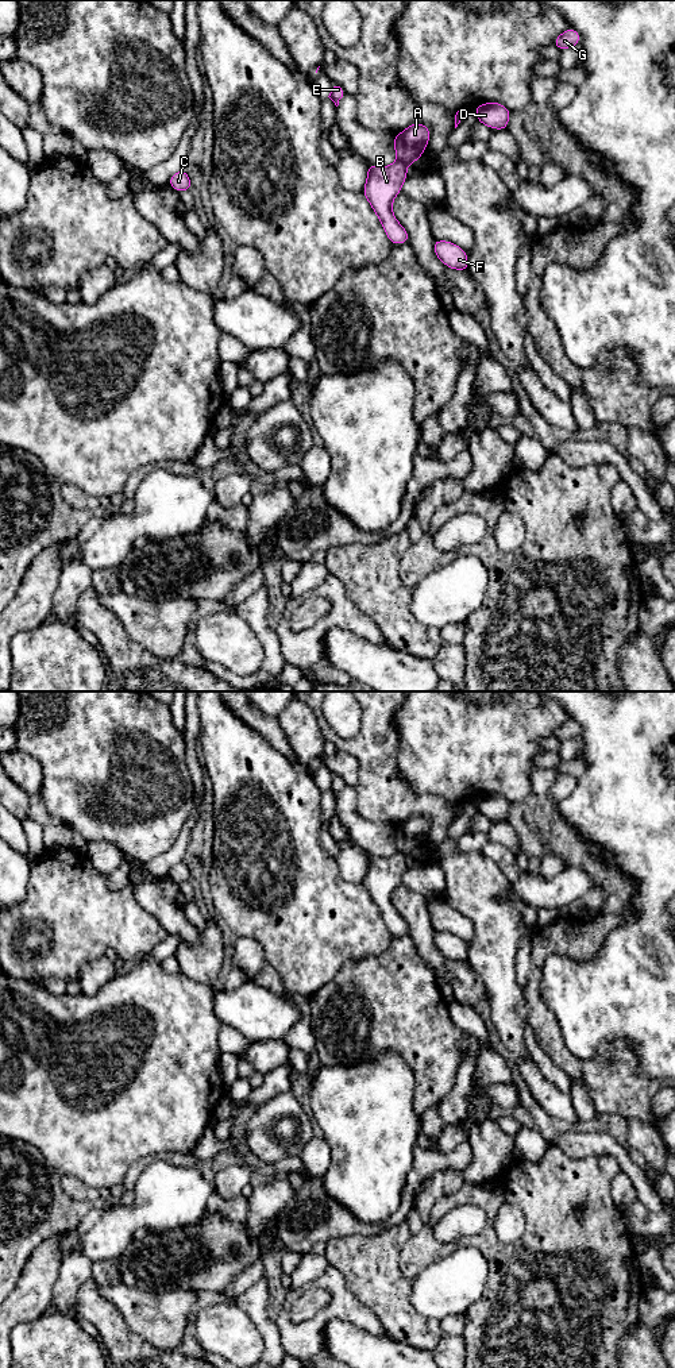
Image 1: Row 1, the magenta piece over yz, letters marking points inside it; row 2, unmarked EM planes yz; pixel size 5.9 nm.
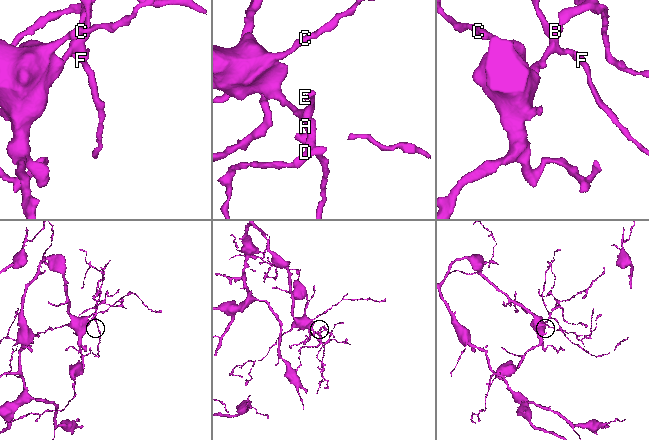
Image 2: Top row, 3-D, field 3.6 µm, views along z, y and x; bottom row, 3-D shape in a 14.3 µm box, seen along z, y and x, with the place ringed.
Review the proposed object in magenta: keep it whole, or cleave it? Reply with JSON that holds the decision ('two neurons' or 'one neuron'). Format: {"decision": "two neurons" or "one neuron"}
{"decision": "two neurons"}

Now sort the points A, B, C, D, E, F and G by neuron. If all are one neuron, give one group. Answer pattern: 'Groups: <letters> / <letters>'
Groups: A D G / B C E F

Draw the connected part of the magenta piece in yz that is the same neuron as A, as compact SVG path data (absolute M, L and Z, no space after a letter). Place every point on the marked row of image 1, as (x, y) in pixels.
M413 123L393 138L397 159L409 165L423 155L429 142L431 131L423 123Z

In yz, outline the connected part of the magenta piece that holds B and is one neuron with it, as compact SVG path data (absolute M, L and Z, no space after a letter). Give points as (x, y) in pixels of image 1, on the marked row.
M401 161L386 167L367 163L367 181L362 194L377 213L392 244L409 243L406 230L398 223L392 211L392 203L401 192L406 177L406 165Z

